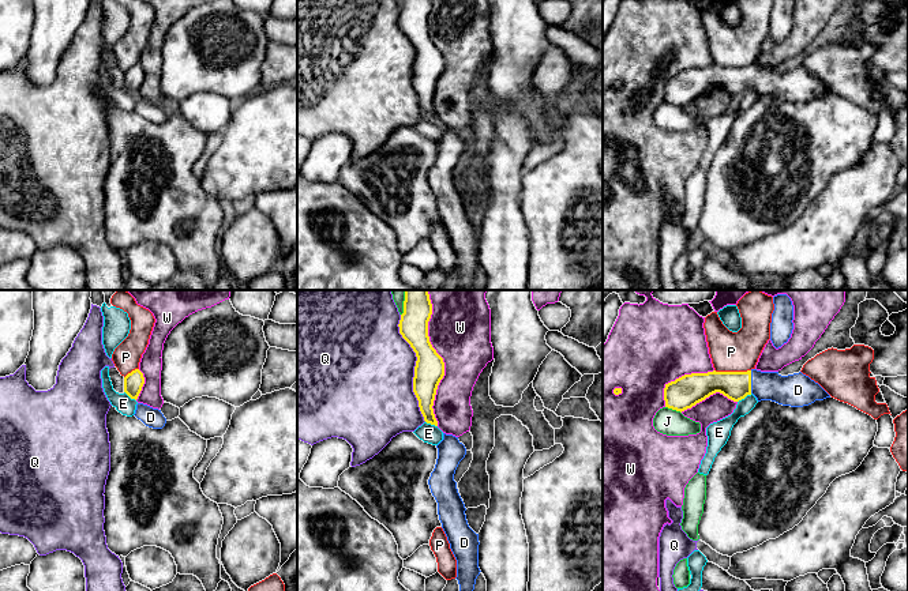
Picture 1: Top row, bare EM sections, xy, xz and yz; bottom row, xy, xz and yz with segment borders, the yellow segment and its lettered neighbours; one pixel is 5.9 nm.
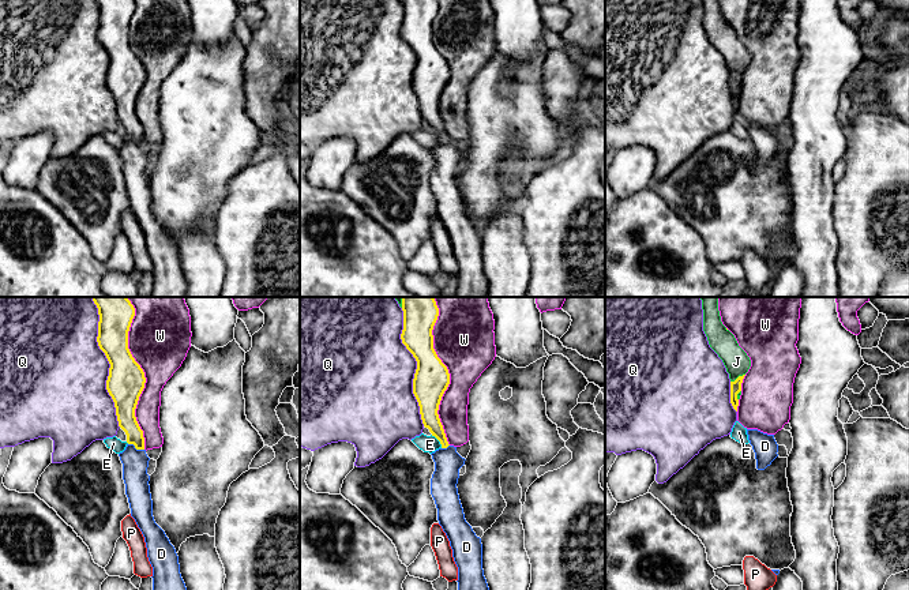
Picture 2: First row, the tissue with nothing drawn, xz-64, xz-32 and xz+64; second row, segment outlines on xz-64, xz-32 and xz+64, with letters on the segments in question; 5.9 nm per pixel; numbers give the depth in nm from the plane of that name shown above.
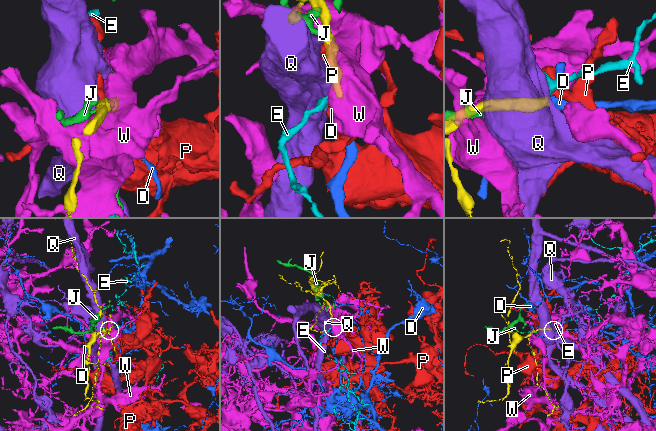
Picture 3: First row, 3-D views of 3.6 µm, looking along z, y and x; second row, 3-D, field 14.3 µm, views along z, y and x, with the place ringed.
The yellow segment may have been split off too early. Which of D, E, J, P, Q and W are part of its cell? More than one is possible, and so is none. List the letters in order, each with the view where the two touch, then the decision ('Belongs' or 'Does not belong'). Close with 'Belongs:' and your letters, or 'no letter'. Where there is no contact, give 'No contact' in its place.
D: Touches yellow in yz. Belongs
E: Touches yellow in yz. Does not belong
J: Touches yellow in yz. Does not belong
P: Touches yellow in yz. Does not belong
Q: Touches yellow in xz. Does not belong
W: Touches yellow in xz. Does not belong
Belongs: D

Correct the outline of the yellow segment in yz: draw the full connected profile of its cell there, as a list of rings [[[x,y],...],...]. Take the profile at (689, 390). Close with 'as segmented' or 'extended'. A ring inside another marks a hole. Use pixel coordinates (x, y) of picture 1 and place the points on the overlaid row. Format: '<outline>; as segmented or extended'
[[[708,372],[684,374],[665,384],[665,407],[684,411],[720,392],[733,402],[754,395],[758,402],[772,400],[783,406],[803,407],[830,395],[802,372],[781,376],[778,372]]]; extended

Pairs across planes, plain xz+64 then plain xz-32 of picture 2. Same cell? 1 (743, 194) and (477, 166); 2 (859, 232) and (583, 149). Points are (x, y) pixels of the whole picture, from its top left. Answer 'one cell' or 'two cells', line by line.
1: two cells
2: one cell

